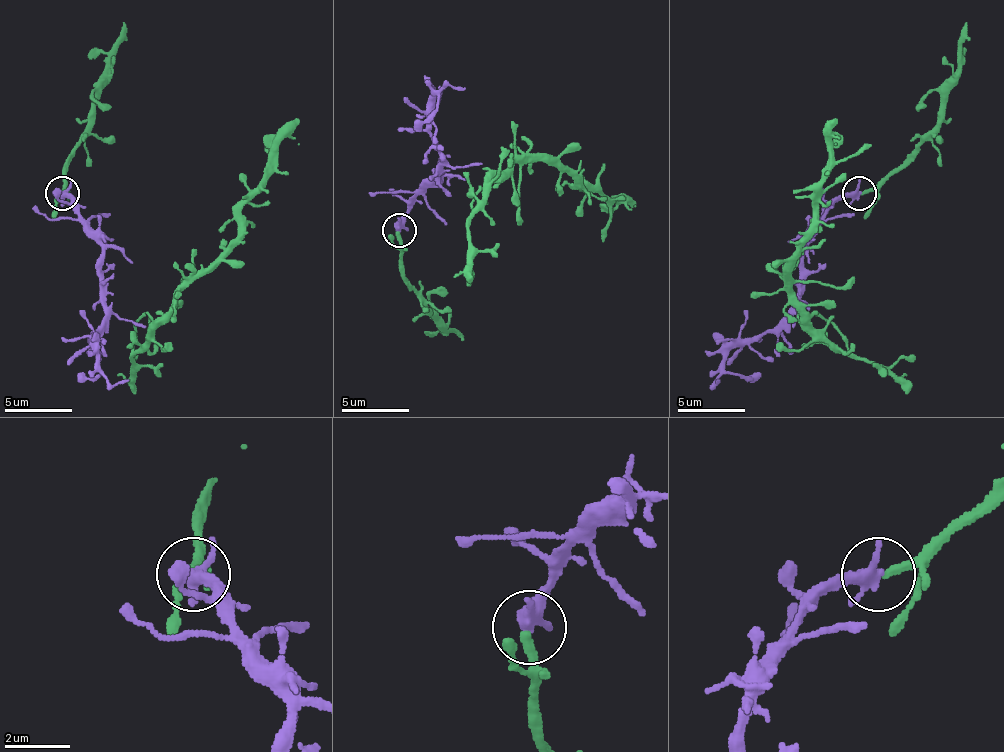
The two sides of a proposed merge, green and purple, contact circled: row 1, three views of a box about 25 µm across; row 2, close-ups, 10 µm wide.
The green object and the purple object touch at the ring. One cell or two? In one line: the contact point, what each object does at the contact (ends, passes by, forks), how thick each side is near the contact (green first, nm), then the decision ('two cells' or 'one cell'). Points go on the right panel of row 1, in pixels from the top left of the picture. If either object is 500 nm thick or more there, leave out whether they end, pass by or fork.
at (859, 193); green ends there; purple passes by; 280 nm thick on the green side, 380 nm on the other; one cell

